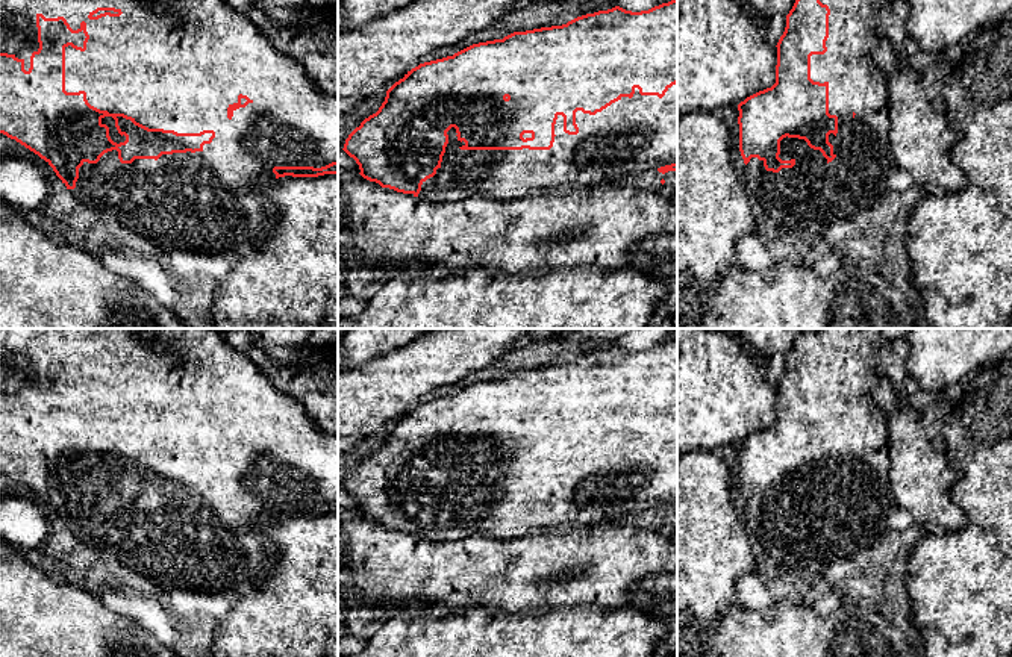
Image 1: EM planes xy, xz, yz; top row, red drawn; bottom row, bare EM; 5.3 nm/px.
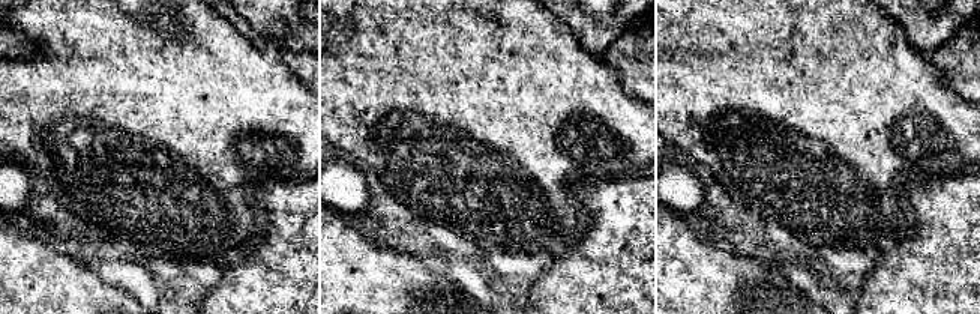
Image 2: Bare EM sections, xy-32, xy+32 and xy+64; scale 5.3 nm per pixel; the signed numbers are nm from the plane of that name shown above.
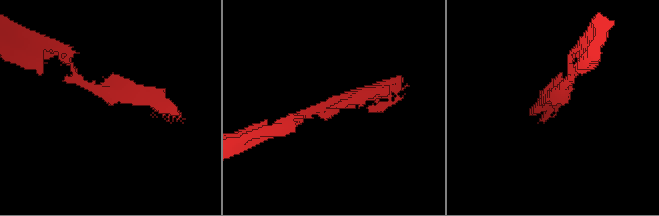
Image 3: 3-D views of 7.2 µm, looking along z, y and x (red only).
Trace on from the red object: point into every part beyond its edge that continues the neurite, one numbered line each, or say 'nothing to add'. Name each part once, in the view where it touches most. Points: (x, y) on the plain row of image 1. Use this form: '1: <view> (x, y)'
1: xy (176, 401)

